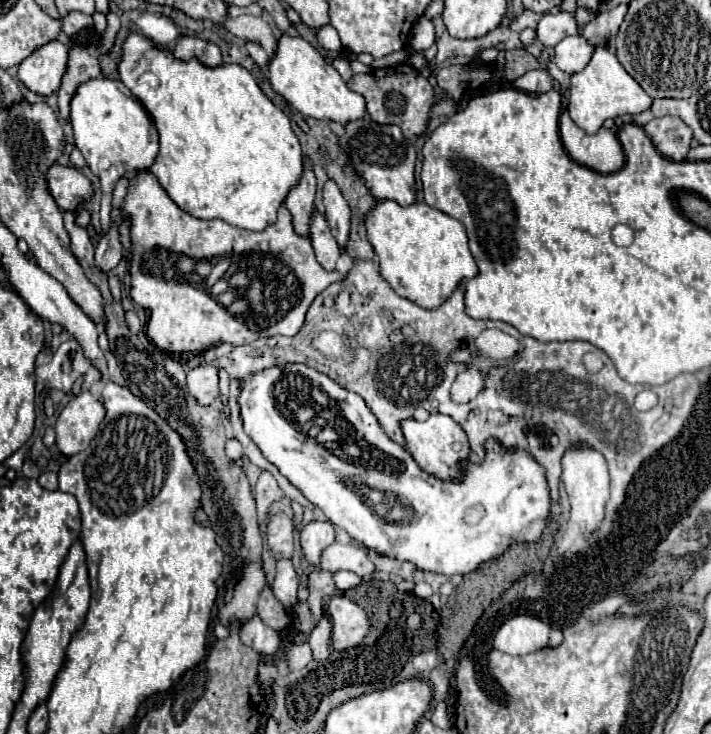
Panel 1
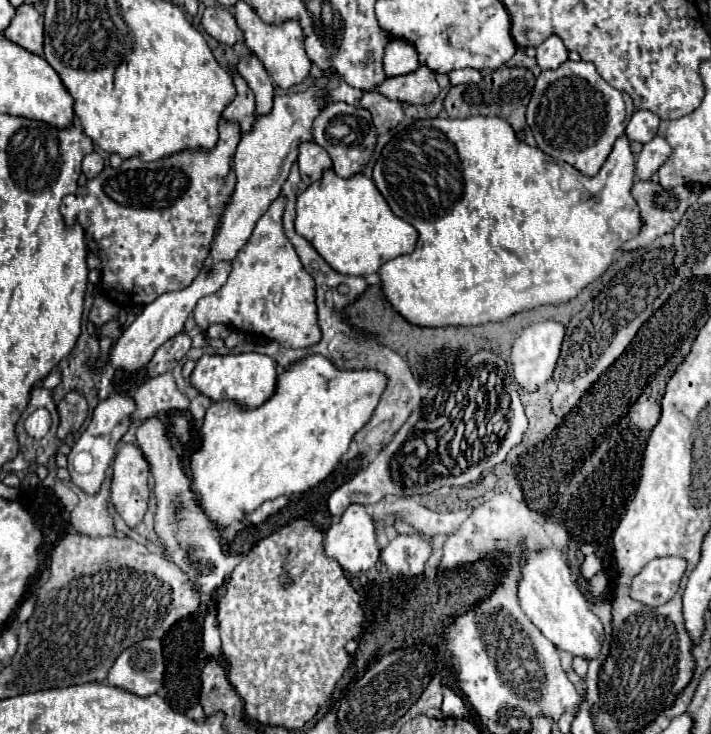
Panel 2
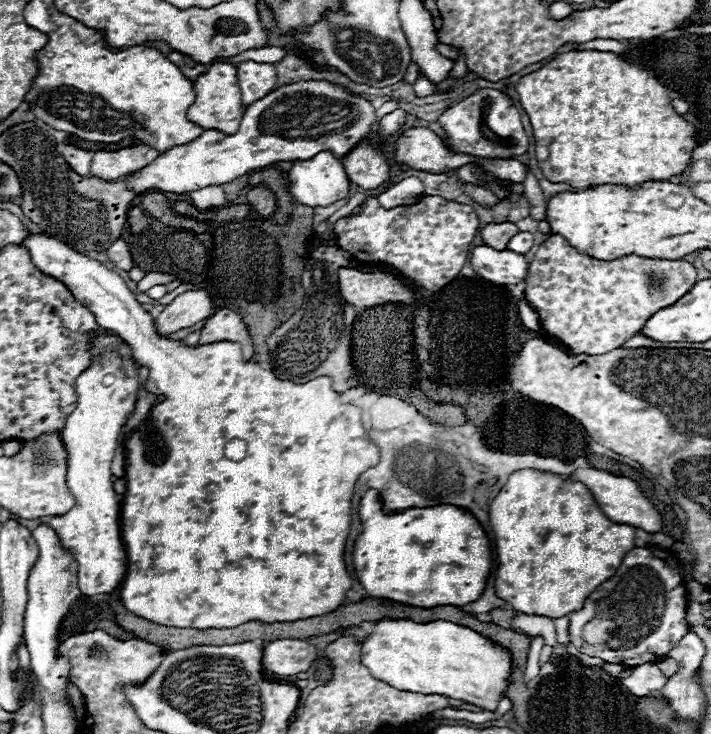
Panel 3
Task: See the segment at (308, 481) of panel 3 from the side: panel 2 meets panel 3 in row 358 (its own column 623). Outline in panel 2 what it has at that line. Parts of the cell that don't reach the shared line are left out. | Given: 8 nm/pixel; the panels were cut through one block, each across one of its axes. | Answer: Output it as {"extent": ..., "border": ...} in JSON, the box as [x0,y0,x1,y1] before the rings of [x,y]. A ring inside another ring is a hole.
{"extent":[374,116,642,326],"border":[[[472,116],[466,120],[450,120],[450,118],[432,118],[432,120],[416,120],[414,124],[406,126],[400,130],[382,150],[382,156],[378,158],[374,166],[374,182],[386,202],[390,204],[392,212],[400,216],[402,220],[408,220],[420,234],[418,244],[412,254],[394,258],[386,262],[380,268],[382,276],[382,290],[388,298],[388,302],[398,310],[408,322],[418,324],[418,326],[476,326],[476,324],[488,324],[488,322],[498,322],[506,320],[512,314],[532,310],[536,306],[552,304],[552,306],[564,306],[572,298],[576,298],[584,286],[600,278],[608,266],[614,262],[614,254],[620,250],[620,246],[636,236],[642,228],[642,218],[640,218],[640,208],[636,200],[630,194],[632,188],[632,178],[634,178],[634,156],[630,152],[630,142],[626,136],[620,136],[600,168],[600,172],[594,178],[586,178],[580,174],[576,168],[568,166],[570,180],[568,184],[562,182],[566,164],[558,164],[554,158],[544,154],[536,146],[528,146],[526,142],[520,142],[516,132],[510,128],[502,116]]]}

